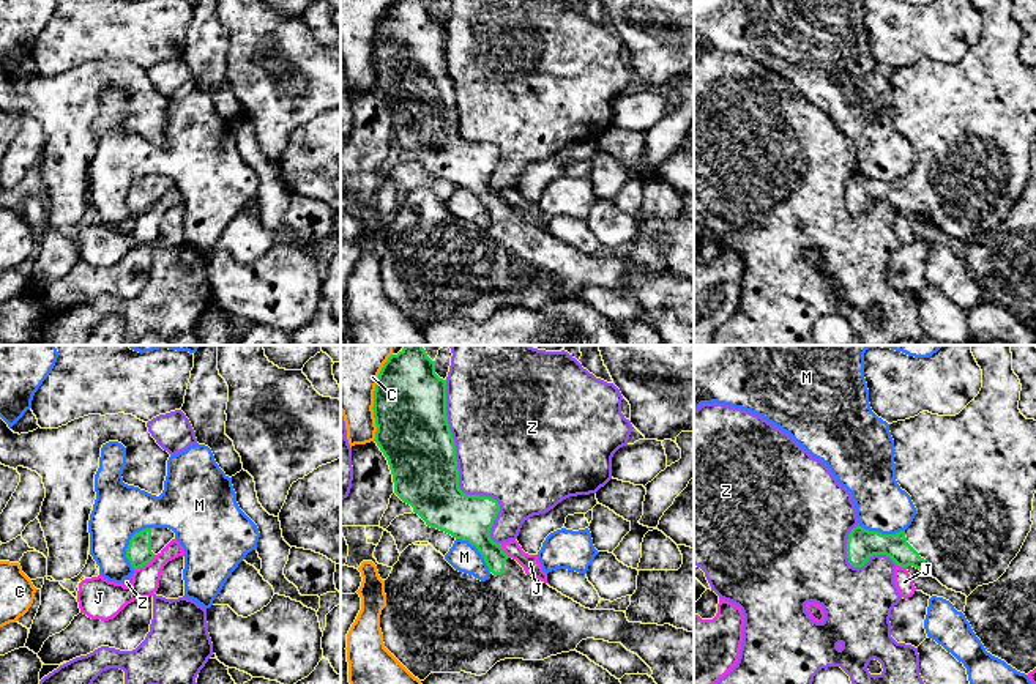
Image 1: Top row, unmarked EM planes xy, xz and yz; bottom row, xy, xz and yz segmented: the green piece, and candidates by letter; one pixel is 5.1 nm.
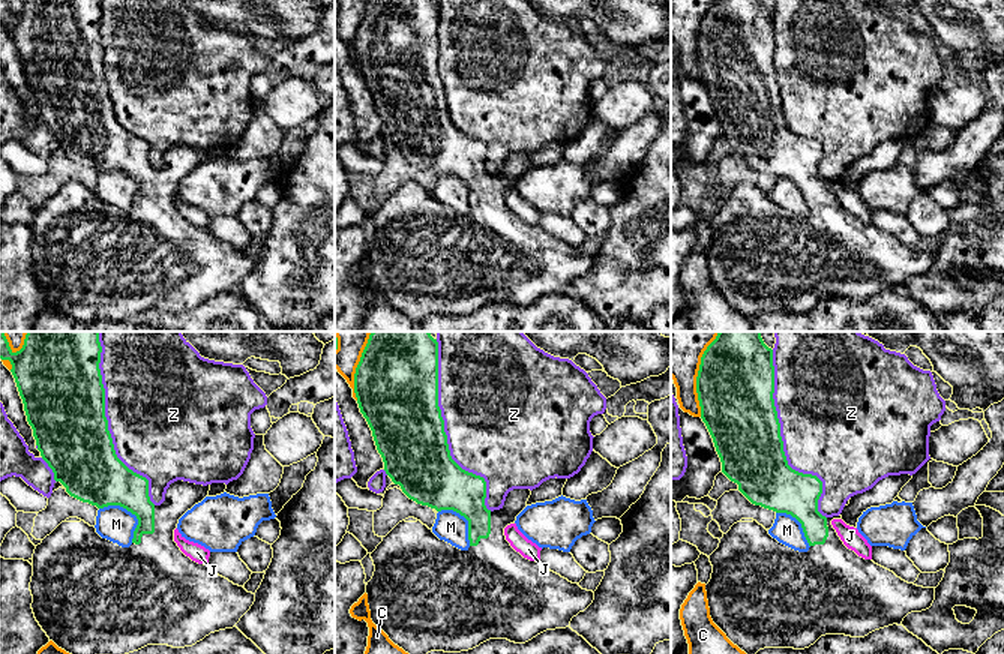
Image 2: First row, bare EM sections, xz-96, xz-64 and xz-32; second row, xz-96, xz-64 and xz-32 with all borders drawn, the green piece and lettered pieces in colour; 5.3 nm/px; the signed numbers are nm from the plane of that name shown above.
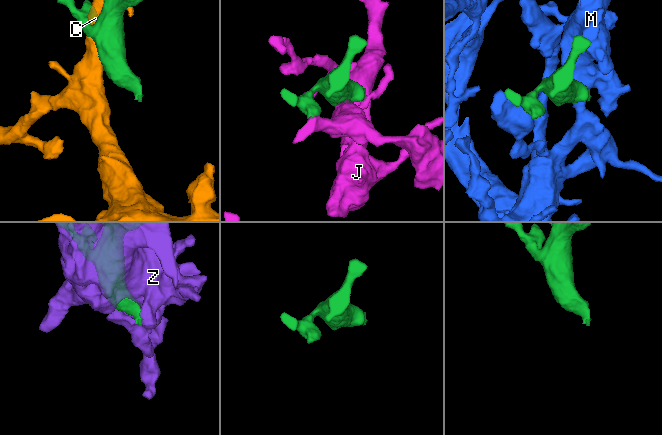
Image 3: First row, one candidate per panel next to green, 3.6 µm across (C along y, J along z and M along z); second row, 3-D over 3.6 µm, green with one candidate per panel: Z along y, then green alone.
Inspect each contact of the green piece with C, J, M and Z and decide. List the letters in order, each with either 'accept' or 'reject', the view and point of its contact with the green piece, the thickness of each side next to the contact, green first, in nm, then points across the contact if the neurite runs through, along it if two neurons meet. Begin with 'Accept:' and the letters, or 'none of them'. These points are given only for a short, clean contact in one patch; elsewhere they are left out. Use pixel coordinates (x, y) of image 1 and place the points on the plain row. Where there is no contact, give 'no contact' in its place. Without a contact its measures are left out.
Accept: none of them
C: reject; contact xz (374, 44); calibres 360 and 300 nm
J: reject; contact xy (144, 211); calibres 130 and 180 nm
M: reject; contact xy (130, 191); calibres 130 and 280 nm
Z: reject; contact xz (458, 123); calibres 360 and 460 nm

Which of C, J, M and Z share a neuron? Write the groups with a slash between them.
C / J / M / Z

